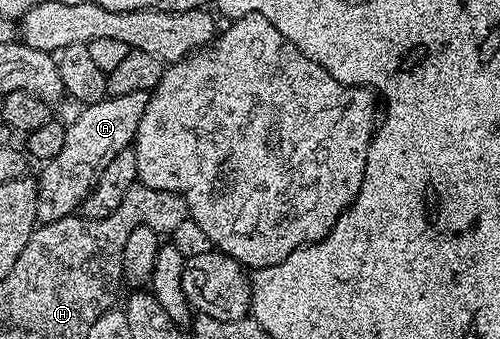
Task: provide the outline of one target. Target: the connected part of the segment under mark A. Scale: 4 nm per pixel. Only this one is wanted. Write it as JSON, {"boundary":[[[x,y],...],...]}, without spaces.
{"boundary":[[[140,87],[116,92],[104,97],[102,101],[84,105],[78,110],[80,113],[76,115],[75,122],[66,126],[67,134],[61,151],[37,173],[37,215],[40,222],[65,219],[82,206],[101,170],[134,142],[148,100],[148,90]]]}

